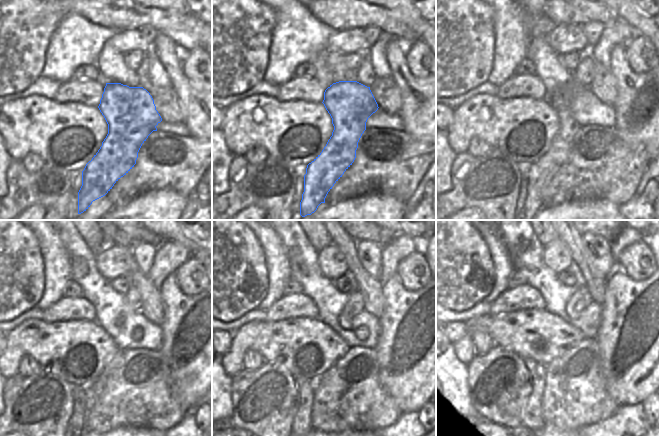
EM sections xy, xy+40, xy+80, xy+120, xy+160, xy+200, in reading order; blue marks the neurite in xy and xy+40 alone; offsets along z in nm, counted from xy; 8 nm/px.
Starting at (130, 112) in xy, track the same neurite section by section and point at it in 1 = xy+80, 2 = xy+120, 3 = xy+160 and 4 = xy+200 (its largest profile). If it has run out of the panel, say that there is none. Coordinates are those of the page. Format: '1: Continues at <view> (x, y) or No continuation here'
1: Continues at xy+80 (541, 172)
2: Continues at xy+120 (84, 397)
3: Continues at xy+160 (301, 423)
4: Continues at xy+200 (529, 421).

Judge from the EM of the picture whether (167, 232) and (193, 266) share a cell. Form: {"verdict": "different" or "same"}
{"verdict": "different"}

